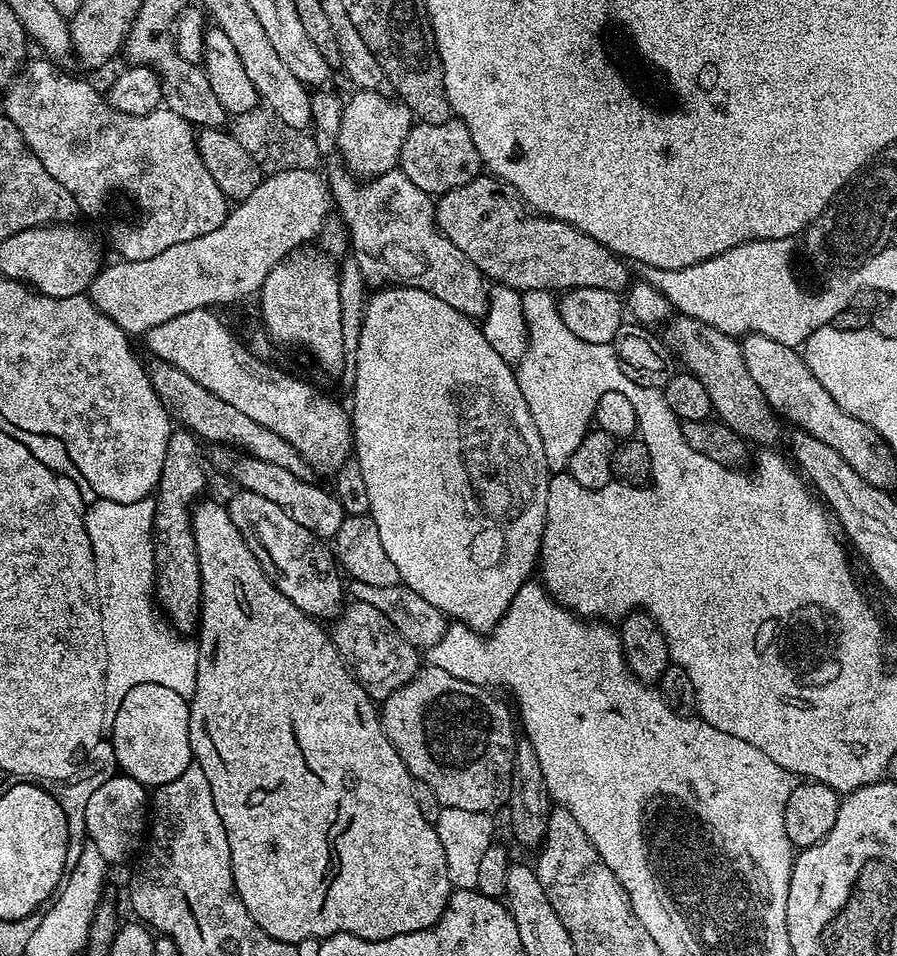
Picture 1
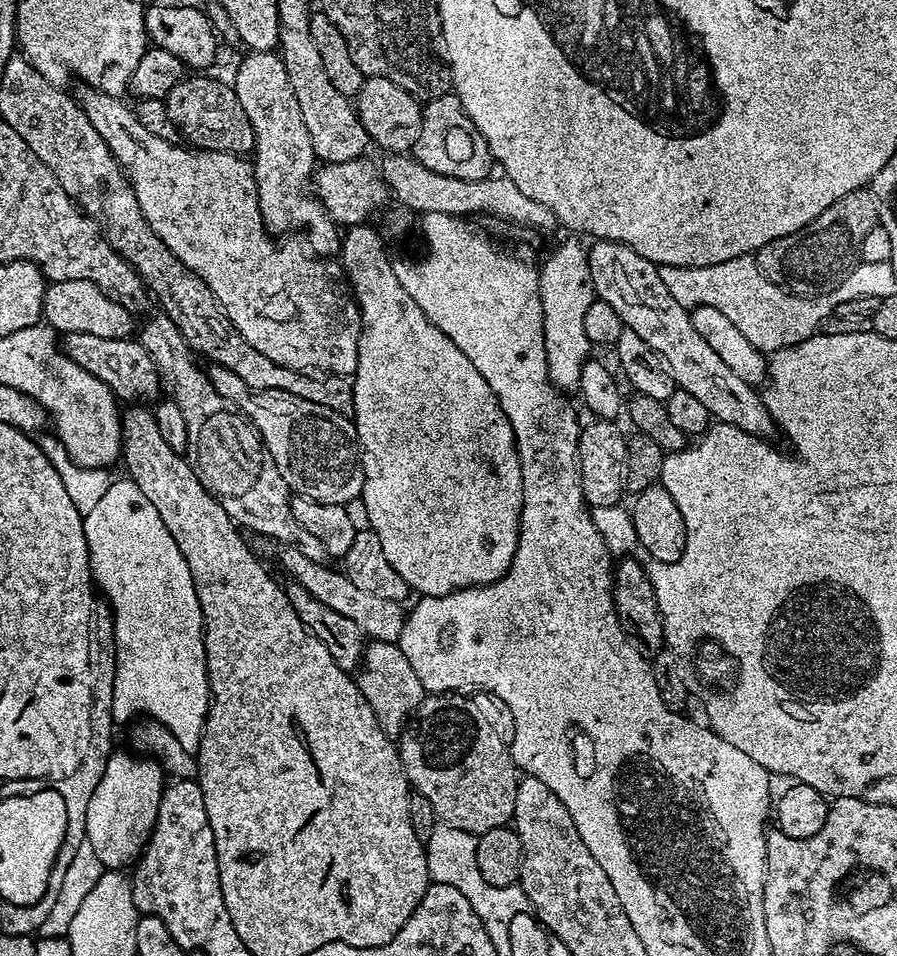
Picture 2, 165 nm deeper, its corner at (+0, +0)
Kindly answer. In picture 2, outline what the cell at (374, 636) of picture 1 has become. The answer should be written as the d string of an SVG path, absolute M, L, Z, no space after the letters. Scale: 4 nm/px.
M381 640L365 643L360 667L356 669L354 679L358 690L362 690L362 698L370 702L370 710L374 710L378 726L382 726L384 733L393 738L399 737L400 731L408 723L408 717L415 712L426 695L422 682L418 682L418 674L414 674L399 643L391 644Z

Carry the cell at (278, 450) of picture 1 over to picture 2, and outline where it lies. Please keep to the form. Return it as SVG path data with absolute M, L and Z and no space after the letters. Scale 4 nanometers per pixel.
M66 332L62 336L62 347L64 353L70 358L70 362L78 362L78 366L82 366L82 370L86 370L90 374L94 374L94 378L106 382L108 389L115 392L121 401L152 402L161 395L161 393L159 394L162 392L160 375L150 354L141 346L139 339L98 338L98 334Z

